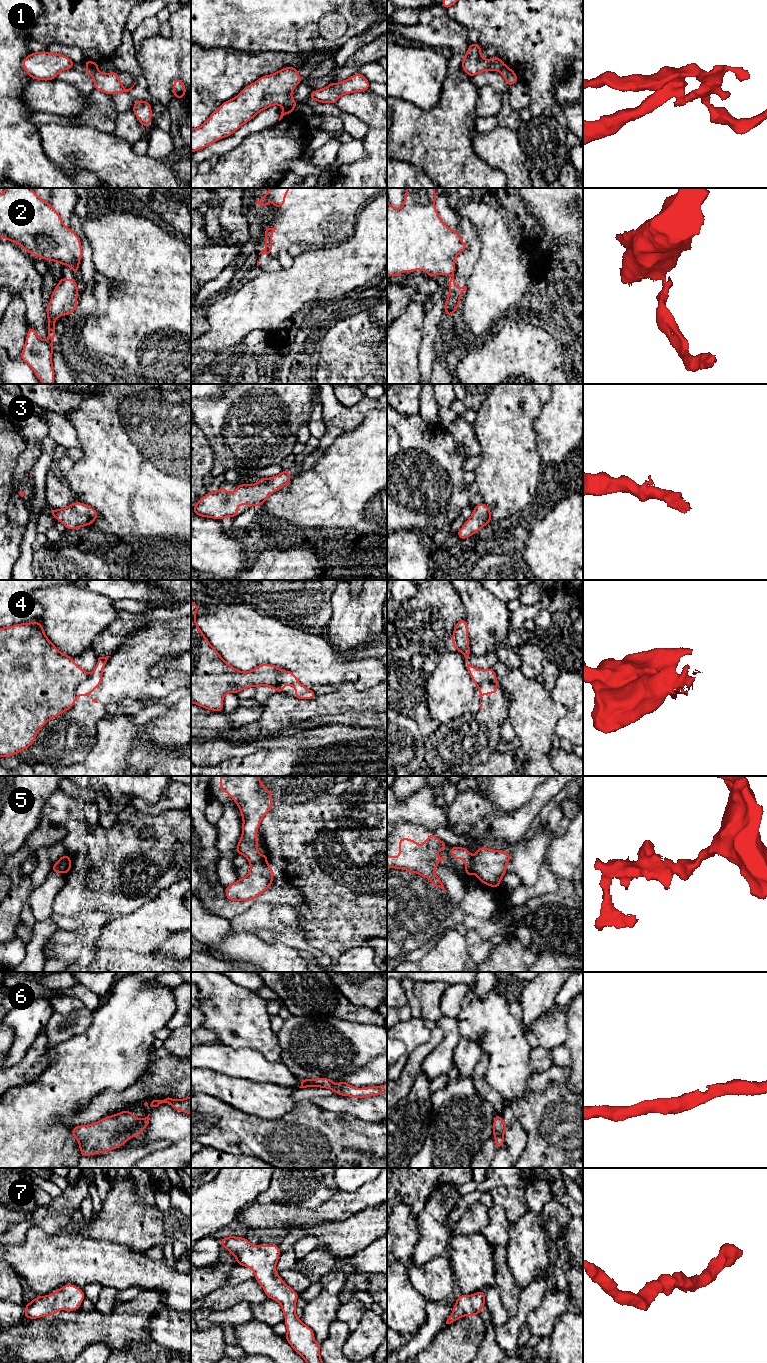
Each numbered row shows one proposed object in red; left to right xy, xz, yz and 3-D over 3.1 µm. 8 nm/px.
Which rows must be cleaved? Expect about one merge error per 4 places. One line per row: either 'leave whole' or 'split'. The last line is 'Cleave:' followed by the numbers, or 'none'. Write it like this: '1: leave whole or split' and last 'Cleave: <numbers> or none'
1: split
2: split
3: leave whole
4: split
5: split
6: leave whole
7: leave whole
Cleave: 1, 2, 4, 5

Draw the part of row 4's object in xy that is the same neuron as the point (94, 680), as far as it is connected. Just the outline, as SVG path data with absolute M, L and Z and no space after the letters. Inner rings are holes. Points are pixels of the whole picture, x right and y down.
M110 656L99 657L98 662L87 680L83 681L76 689L76 699L79 695L91 696L91 693L101 685L103 670Z

